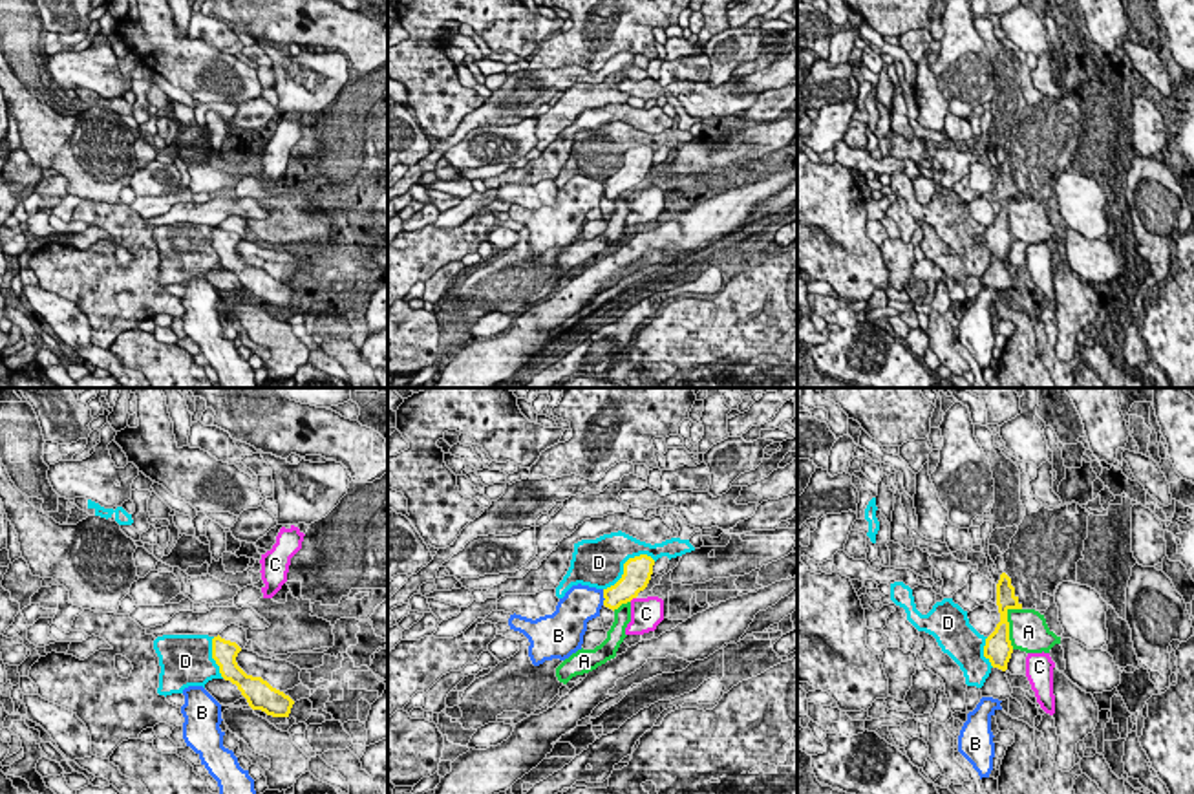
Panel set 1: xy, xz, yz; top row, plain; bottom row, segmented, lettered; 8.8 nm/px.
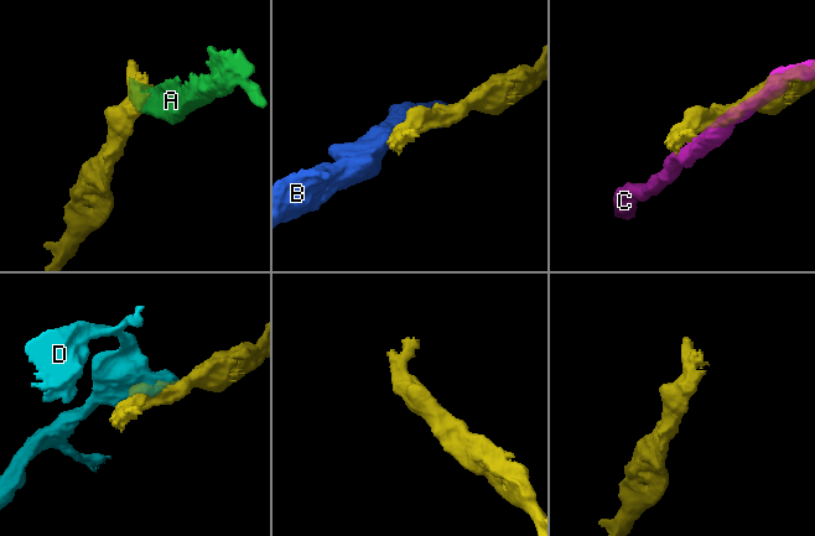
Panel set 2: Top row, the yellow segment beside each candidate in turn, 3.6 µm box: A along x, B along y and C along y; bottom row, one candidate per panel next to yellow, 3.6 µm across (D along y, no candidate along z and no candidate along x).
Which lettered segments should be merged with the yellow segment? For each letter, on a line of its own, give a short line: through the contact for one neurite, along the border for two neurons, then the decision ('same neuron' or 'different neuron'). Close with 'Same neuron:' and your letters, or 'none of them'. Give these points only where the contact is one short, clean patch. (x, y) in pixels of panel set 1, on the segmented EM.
A: different neuron
B: line xz (602, 590), (604, 604); different neuron
C: line xz (635, 597), (629, 600); different neuron
D: different neuron
Same neuron: none of them

